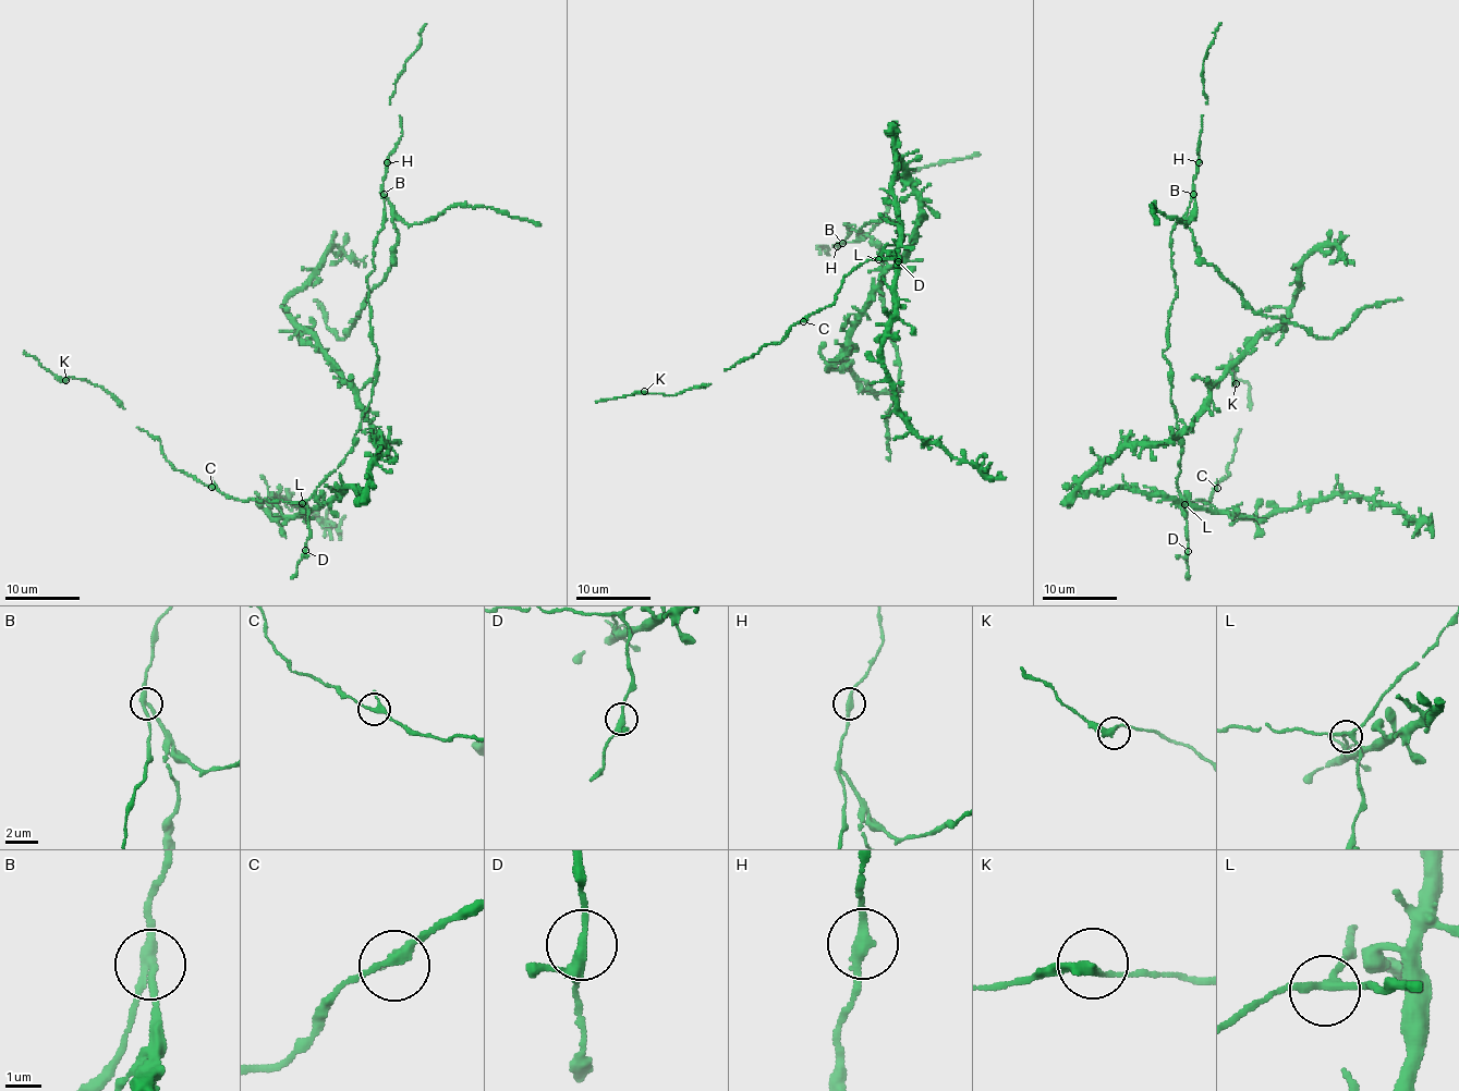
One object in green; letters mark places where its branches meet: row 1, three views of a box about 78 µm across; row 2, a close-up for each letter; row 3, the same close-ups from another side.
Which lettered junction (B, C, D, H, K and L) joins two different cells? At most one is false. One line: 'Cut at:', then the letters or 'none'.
Cut at: B

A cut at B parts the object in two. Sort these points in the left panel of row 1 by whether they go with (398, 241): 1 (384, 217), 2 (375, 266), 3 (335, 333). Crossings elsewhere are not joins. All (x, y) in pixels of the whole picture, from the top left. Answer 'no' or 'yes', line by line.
1: no
2: no
3: yes

